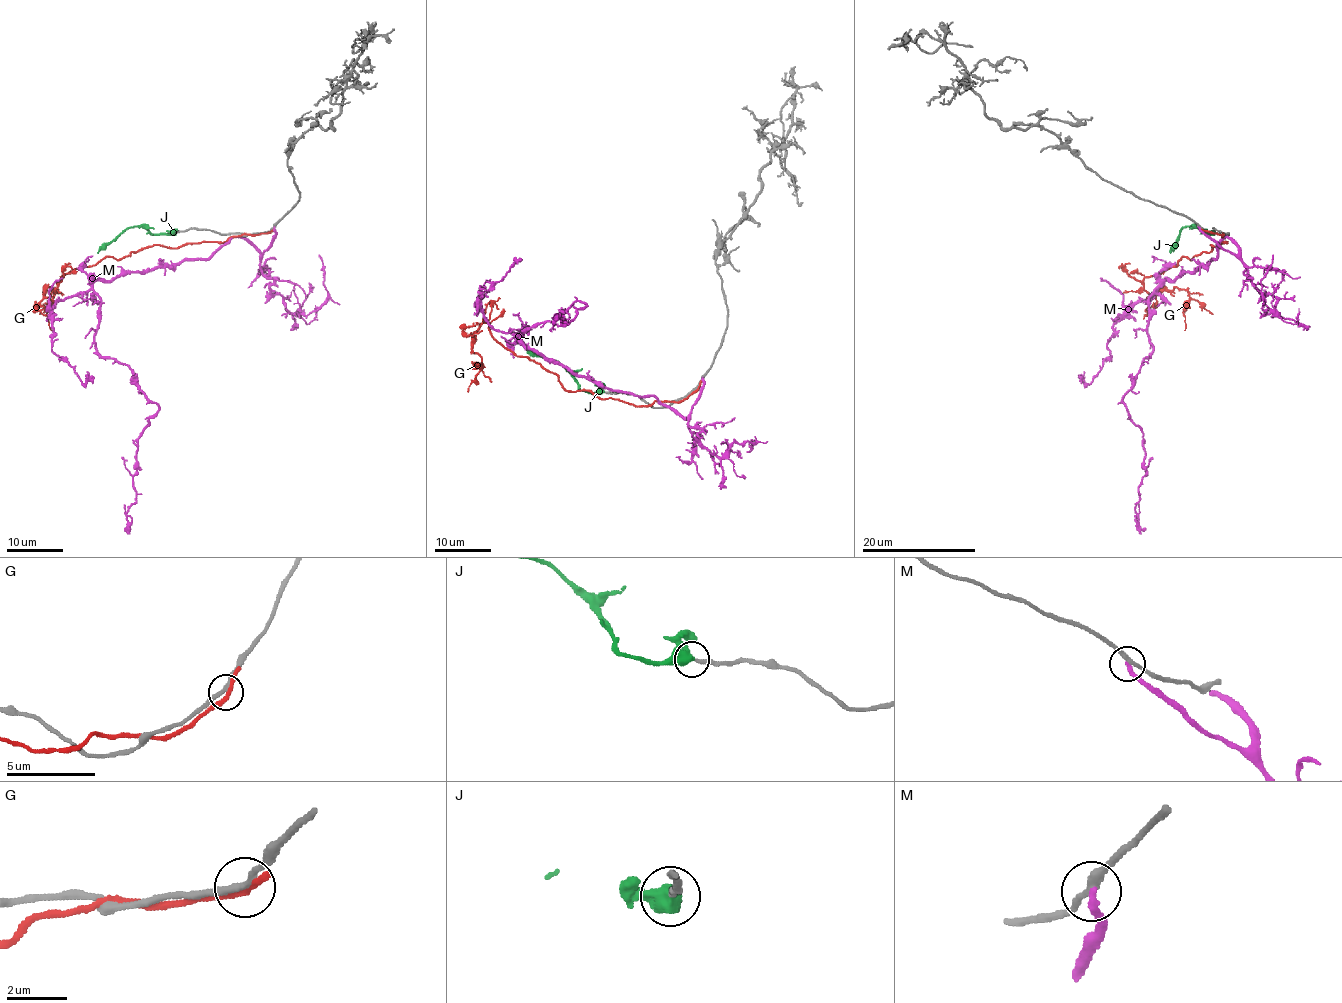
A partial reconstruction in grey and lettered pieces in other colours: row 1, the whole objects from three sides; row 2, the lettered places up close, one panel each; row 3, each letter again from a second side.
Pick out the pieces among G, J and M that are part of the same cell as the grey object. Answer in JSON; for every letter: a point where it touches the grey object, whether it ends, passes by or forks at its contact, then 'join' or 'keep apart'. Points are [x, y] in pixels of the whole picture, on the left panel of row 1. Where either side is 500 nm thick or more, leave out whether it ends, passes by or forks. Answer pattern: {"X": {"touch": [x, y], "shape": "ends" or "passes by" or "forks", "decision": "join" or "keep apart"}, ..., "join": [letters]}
{"G": {"touch": [270, 231], "shape": "passes by", "decision": "keep apart"}, "J": {"touch": [175, 232], "shape": "passes by", "decision": "join"}, "M": {"touch": [274, 227], "shape": "ends", "decision": "keep apart"}, "join": ["J"]}

